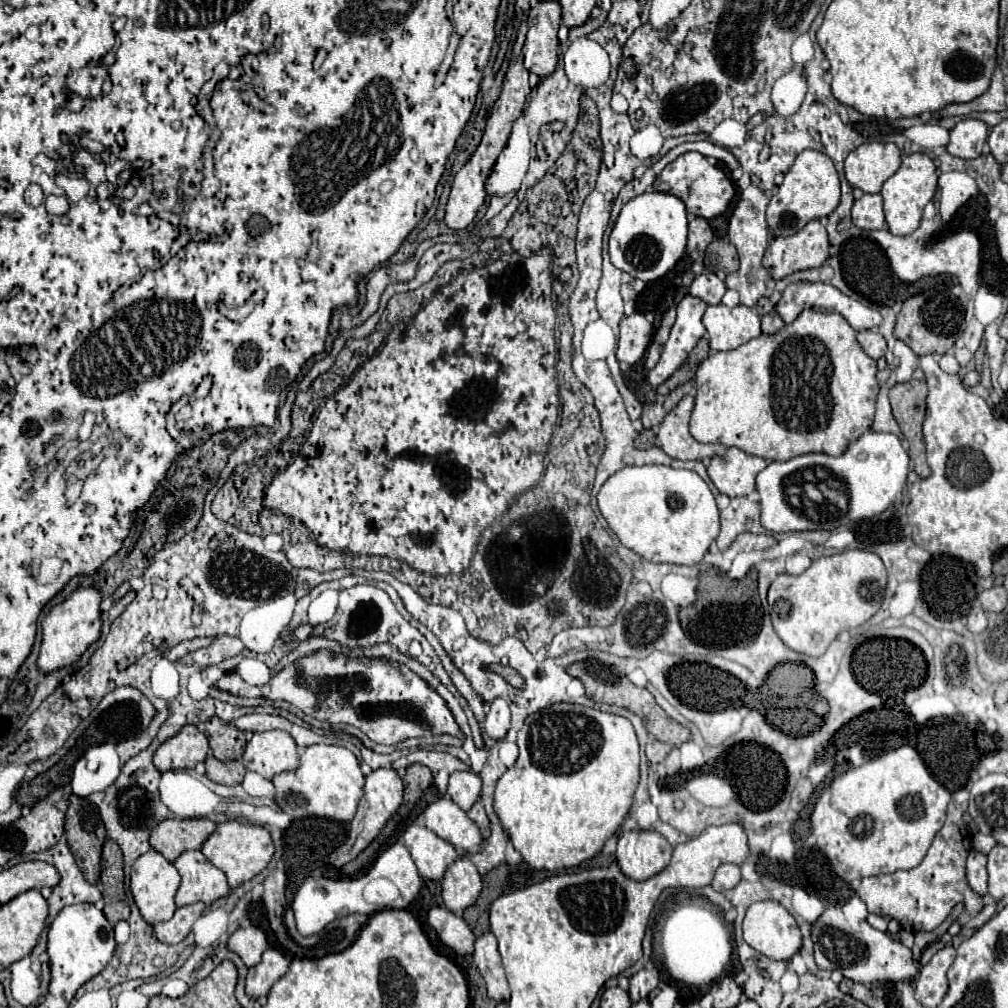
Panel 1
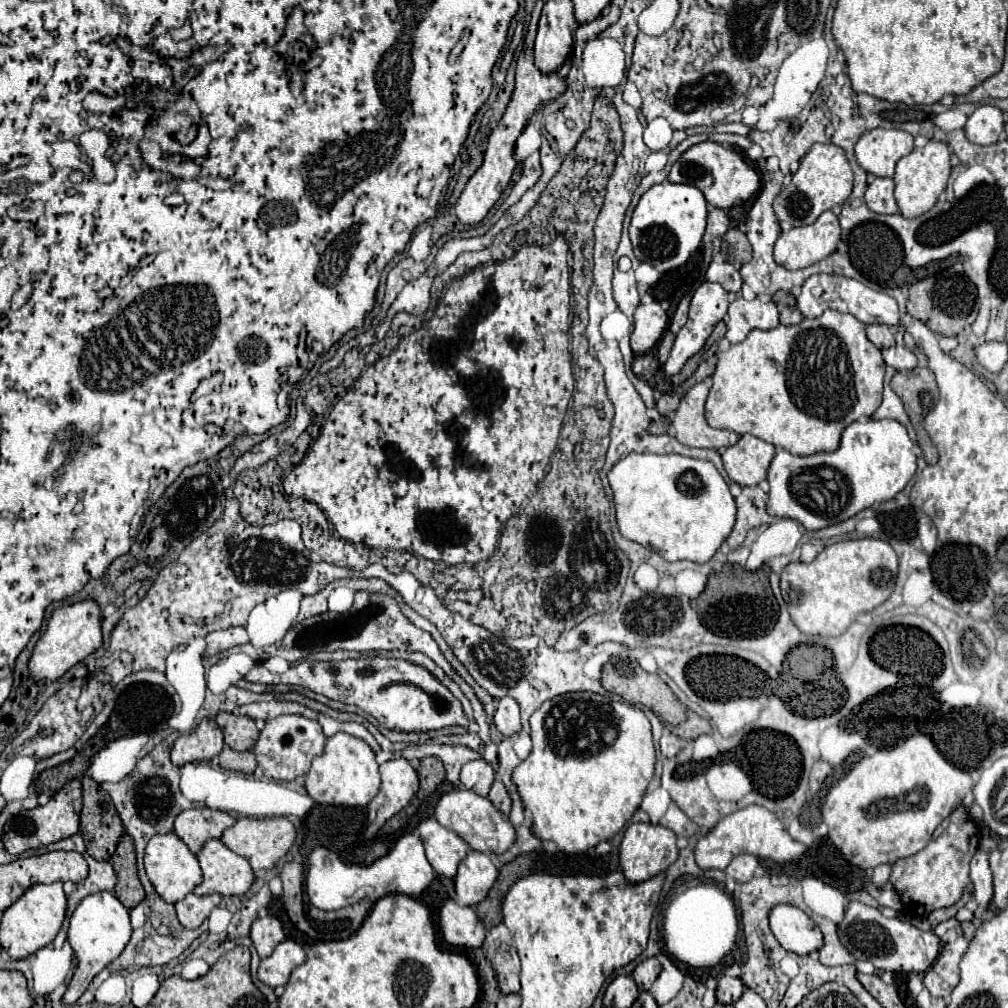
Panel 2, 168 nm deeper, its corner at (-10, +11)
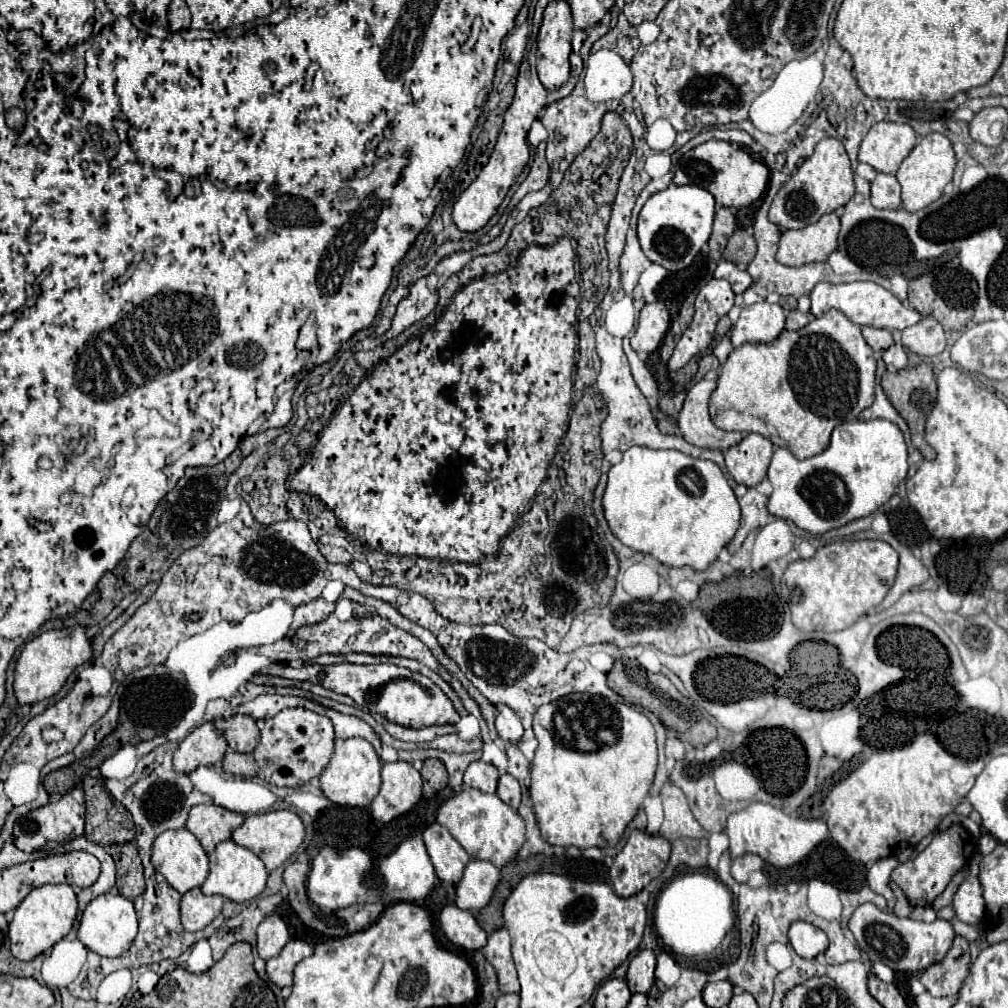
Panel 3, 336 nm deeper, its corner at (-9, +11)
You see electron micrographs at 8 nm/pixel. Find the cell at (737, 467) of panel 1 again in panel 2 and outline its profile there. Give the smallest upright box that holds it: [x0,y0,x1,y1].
[722,434,776,486]

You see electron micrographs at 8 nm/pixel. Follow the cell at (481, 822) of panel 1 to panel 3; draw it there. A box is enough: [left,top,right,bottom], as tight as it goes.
[497,774,521,810]

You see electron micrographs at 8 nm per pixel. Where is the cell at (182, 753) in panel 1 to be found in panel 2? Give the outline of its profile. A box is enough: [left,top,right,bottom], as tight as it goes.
[170,720,224,766]

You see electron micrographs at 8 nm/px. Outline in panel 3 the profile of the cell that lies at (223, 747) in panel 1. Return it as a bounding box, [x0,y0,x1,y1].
[223,714,259,752]

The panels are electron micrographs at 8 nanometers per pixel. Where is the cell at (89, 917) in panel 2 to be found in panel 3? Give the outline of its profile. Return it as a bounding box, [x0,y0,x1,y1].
[77,892,137,956]

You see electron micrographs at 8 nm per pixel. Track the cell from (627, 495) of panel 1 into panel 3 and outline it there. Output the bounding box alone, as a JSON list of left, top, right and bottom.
[603,446,741,570]

